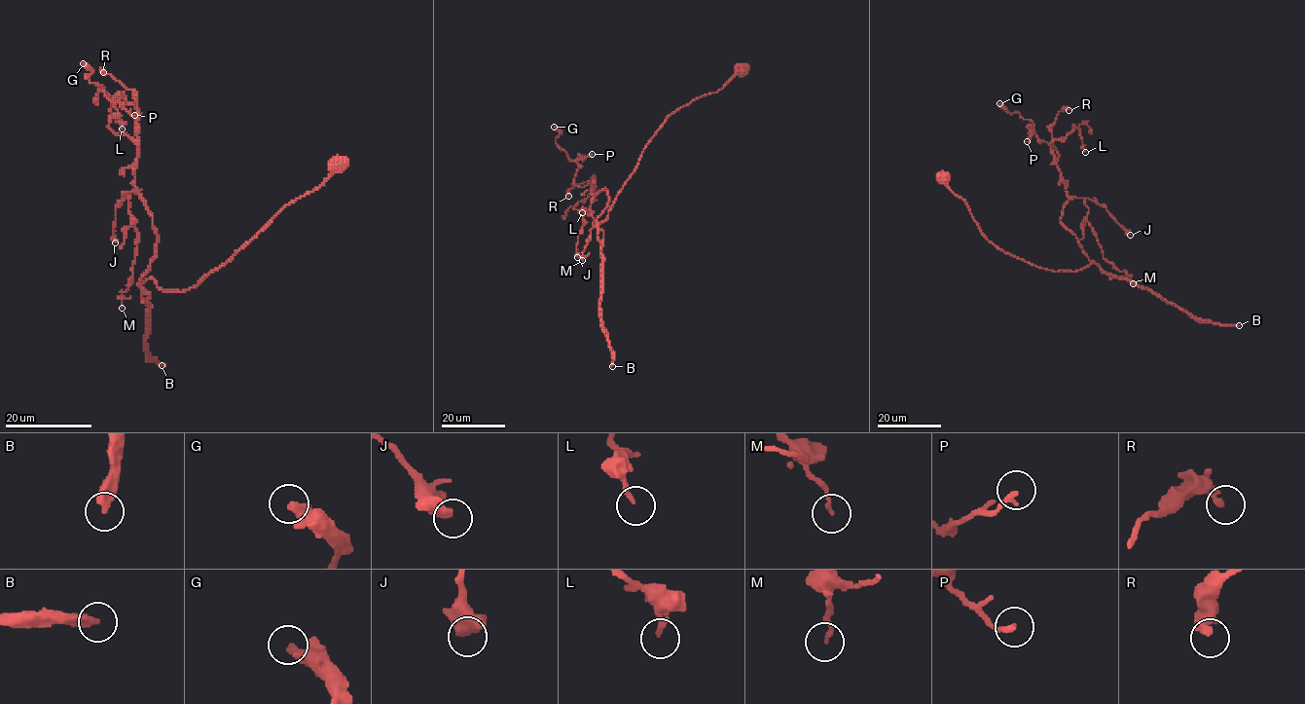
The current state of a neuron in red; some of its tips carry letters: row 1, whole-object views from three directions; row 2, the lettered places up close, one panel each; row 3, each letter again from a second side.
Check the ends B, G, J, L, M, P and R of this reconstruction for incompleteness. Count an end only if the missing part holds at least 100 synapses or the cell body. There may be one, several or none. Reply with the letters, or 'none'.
B

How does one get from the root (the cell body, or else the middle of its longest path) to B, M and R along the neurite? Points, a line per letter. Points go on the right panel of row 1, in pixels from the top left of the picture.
B: (943, 176), (1002, 251), (1055, 271), (1095, 261), (1199, 318), (1239, 325)
M: (943, 176), (990, 241), (1055, 271), (1098, 265), (1060, 221), (1069, 198), (1083, 198), (1103, 257), (1133, 283)
R: (943, 176), (1002, 251), (1055, 271), (1098, 265), (1060, 221), (1068, 197), (1051, 127), (1069, 110)

